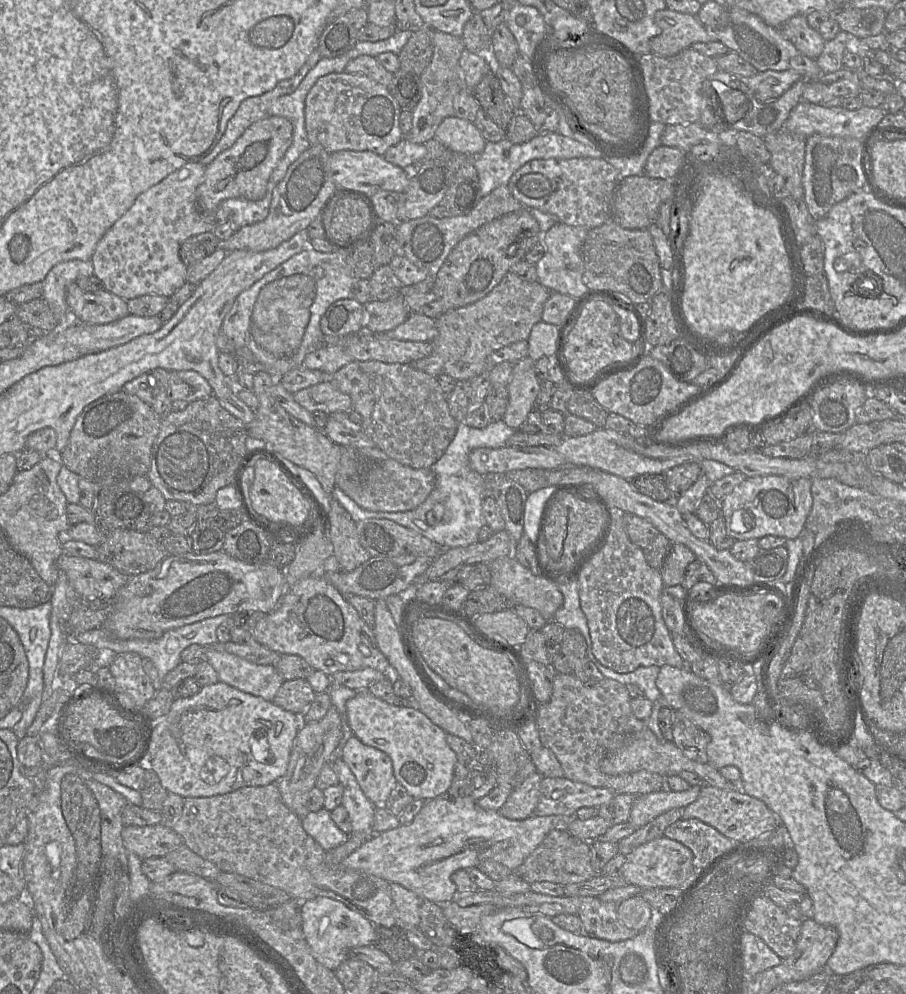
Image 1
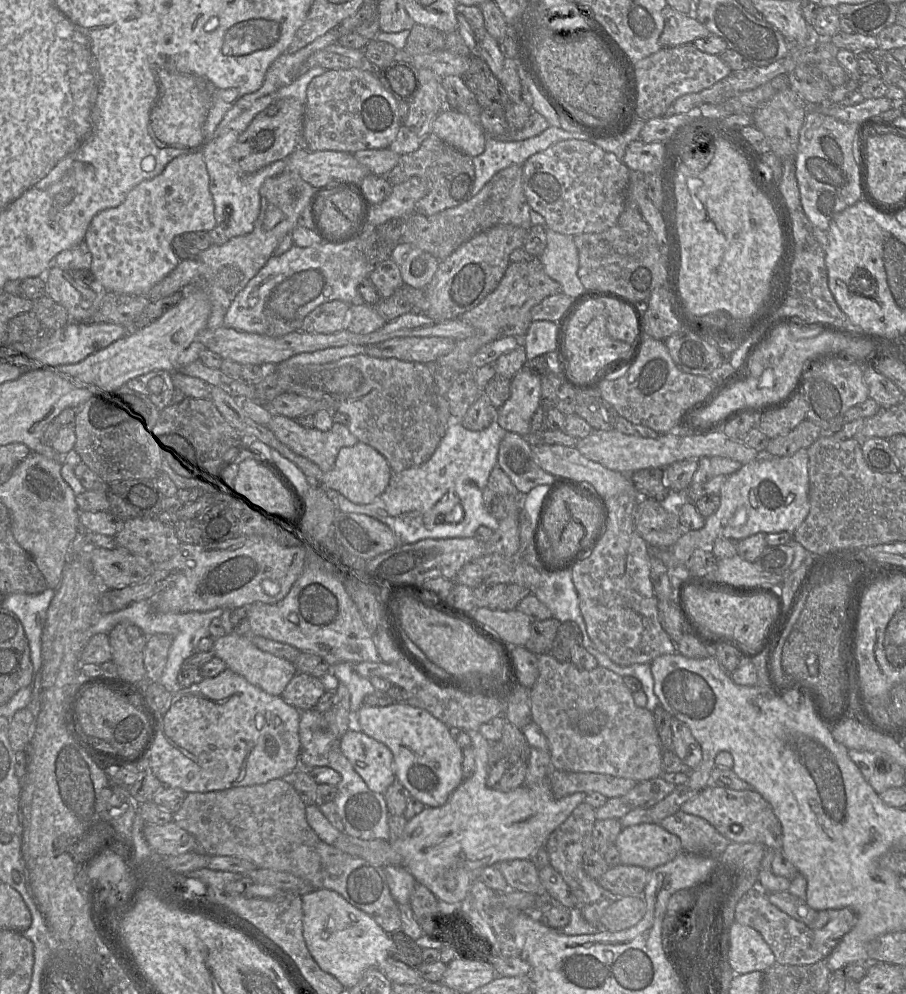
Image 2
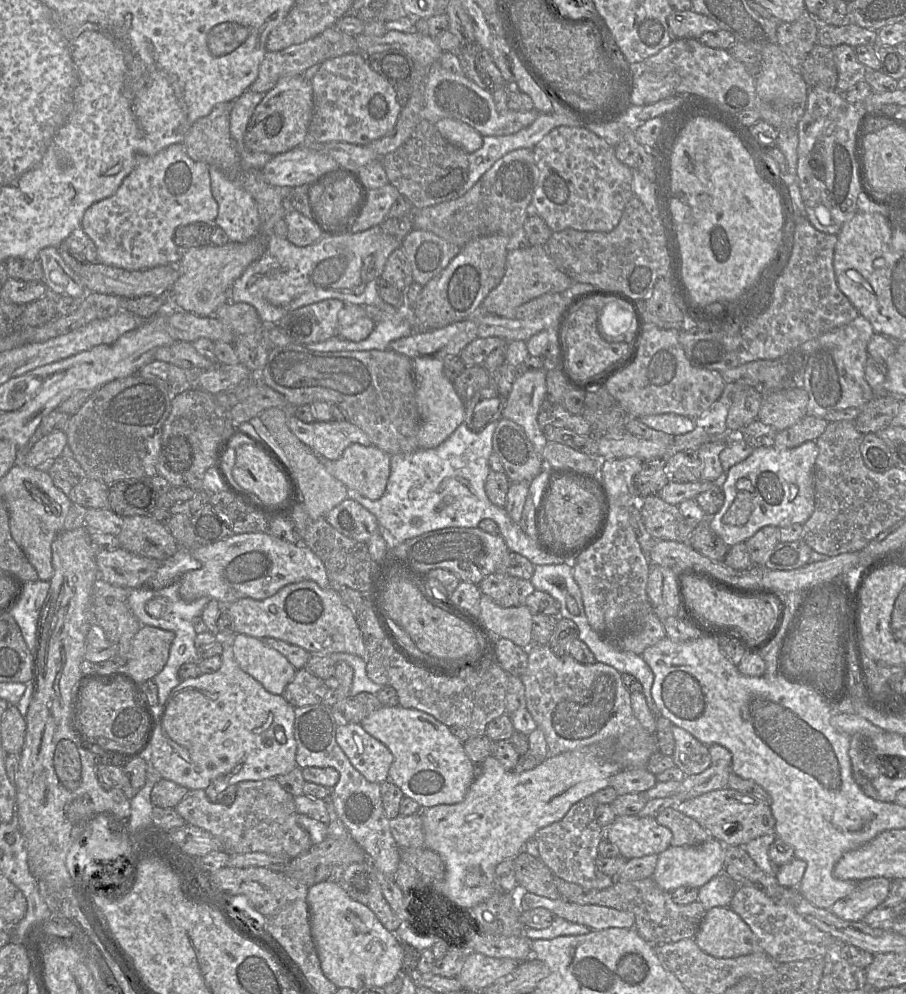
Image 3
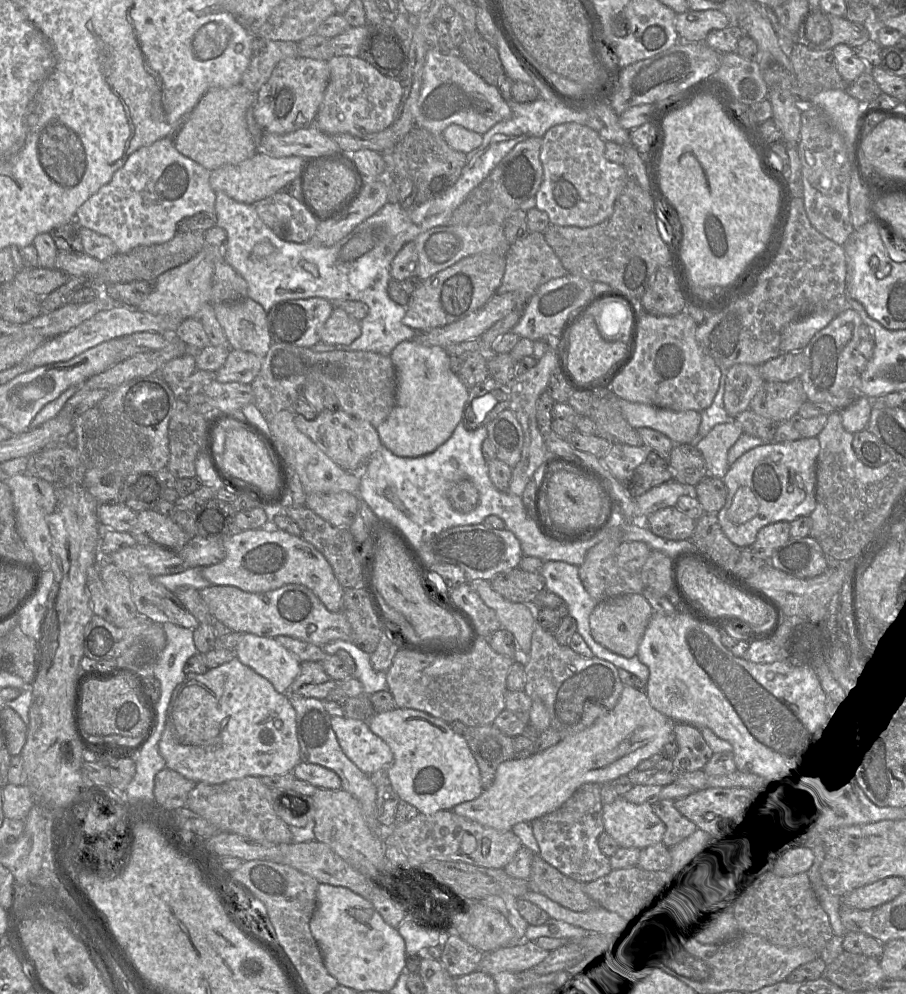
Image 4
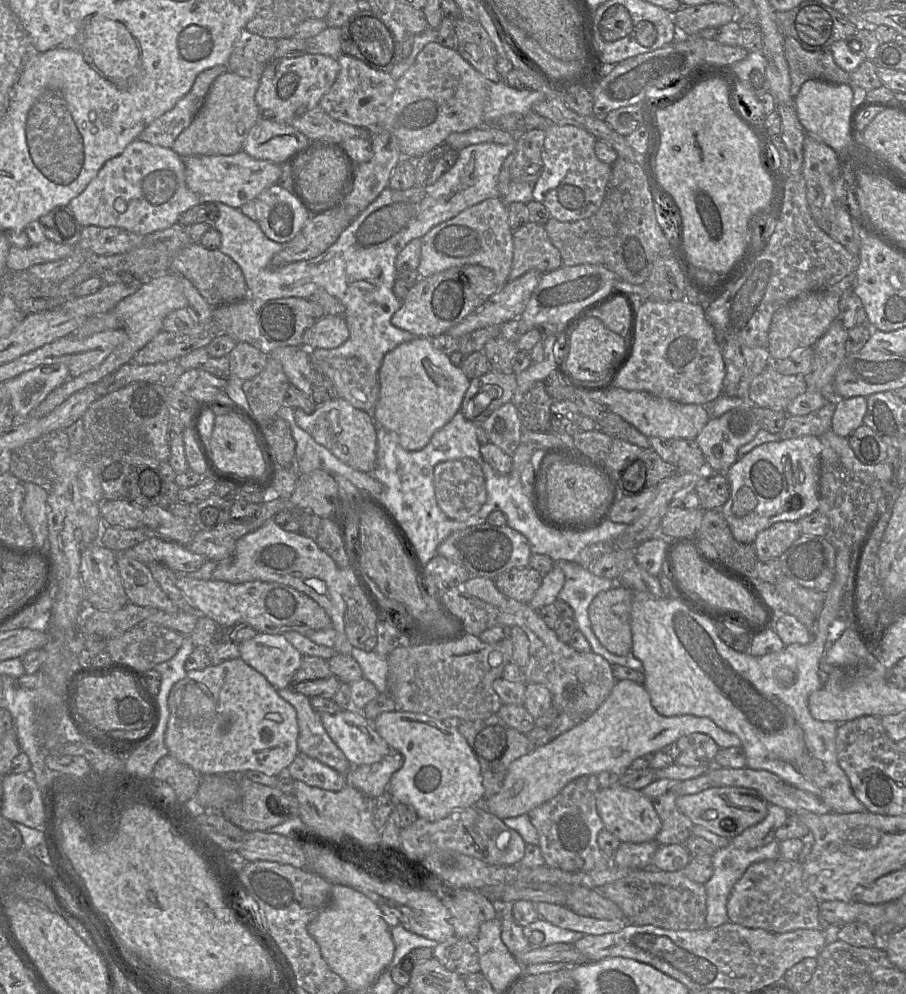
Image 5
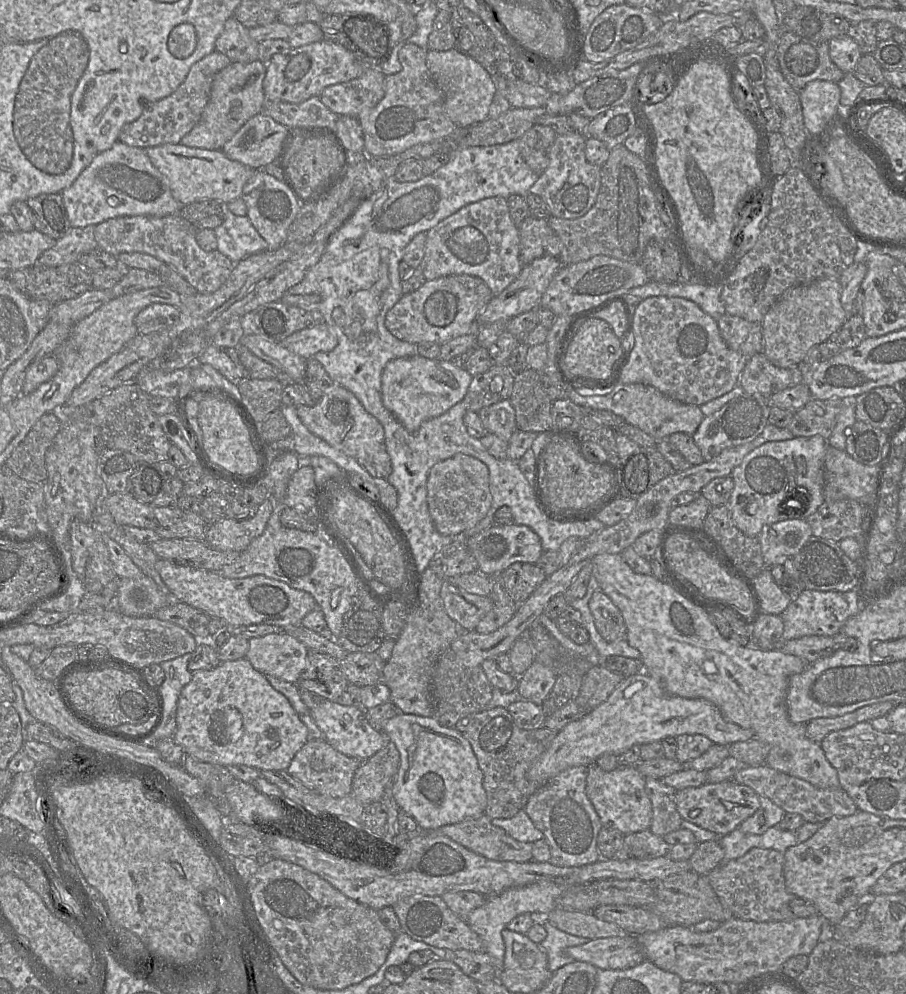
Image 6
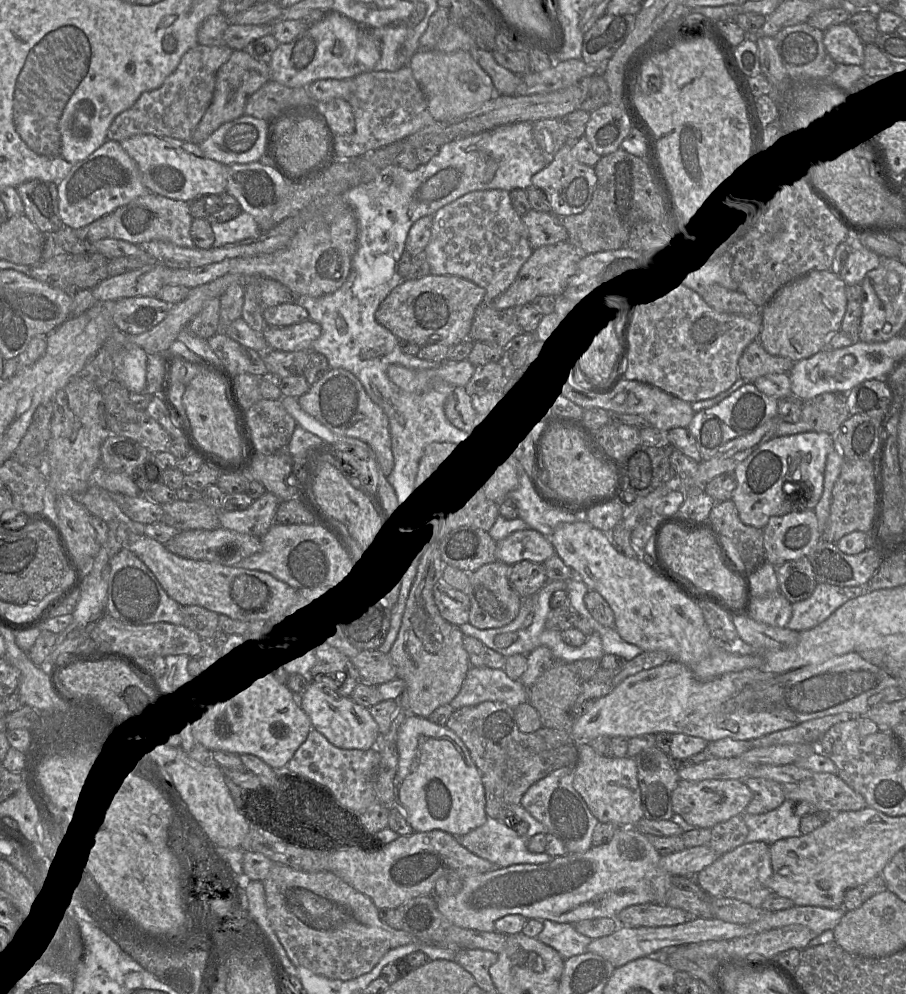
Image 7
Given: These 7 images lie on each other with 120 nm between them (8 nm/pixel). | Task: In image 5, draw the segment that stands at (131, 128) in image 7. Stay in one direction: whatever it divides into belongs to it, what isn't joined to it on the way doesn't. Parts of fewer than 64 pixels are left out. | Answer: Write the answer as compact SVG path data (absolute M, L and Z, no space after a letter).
M215 66L201 72L191 90L176 105L154 121L138 136L138 140L172 148L178 135L186 129L201 109L205 97L215 79L227 70L227 66Z

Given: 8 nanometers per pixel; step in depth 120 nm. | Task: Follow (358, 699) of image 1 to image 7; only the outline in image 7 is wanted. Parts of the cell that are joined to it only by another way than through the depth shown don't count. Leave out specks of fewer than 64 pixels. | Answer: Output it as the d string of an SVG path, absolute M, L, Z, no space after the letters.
M408 715L408 717L406 717L406 719L399 726L396 744L398 749L398 768L394 778L395 802L400 805L407 822L412 826L415 832L442 830L454 836L465 835L486 822L487 814L485 811L485 790L479 770L472 760L469 750L467 749L463 741L451 729L447 728L446 726L437 725L431 722L428 718L416 715Z

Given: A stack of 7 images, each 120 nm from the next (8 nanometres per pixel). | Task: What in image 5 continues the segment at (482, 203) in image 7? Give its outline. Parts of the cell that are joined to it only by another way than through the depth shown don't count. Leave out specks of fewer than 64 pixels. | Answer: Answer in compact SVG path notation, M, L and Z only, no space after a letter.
M490 198L471 206L457 216L433 227L421 238L421 259L417 272L422 278L466 264L478 264L493 271L497 286L508 282L513 260L513 231L508 223L507 206L499 198Z

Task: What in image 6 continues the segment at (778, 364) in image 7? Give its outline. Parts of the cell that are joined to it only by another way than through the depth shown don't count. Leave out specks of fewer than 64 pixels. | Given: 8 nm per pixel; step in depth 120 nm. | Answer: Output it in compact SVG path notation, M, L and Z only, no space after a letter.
M763 352L748 359L739 378L739 385L745 393L759 394L765 398L803 382L803 367L776 367Z

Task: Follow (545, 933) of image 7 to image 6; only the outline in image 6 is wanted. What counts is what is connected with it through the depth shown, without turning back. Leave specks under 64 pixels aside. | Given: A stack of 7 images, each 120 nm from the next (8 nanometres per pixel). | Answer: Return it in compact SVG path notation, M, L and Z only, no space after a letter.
M532 914L534 924L543 926L547 932L546 938L538 945L547 955L548 969L551 972L555 972L561 967L575 961L573 957L567 954L568 947L583 945L589 940L559 930L546 921L546 916L543 914Z

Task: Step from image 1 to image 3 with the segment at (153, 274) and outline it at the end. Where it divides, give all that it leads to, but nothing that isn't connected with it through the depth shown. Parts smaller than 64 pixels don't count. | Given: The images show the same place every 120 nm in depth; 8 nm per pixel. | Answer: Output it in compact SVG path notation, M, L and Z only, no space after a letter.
M172 144L153 156L136 156L136 165L112 196L92 204L84 213L81 228L97 248L98 262L137 271L158 266L177 265L182 249L172 240L173 230L195 222L214 224L218 204L212 196L209 166L191 159L183 144Z

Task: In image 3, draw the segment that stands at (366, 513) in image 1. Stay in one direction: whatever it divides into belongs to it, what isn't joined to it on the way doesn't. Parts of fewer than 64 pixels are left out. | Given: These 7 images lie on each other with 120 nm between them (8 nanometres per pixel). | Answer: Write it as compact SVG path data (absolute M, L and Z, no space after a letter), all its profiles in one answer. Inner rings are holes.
M493 421L481 431L472 431L463 422L436 448L418 449L410 454L392 455L386 489L378 500L370 500L356 490L348 489L348 498L359 502L377 518L381 534L388 544L388 554L401 543L425 533L450 527L475 528L478 527L480 521L490 519L498 525L499 535L504 539L510 552L524 556L535 566L564 563L563 558L549 555L541 550L537 542L523 532L519 523L510 518L506 509L494 505L486 495L485 482L490 472L489 457L493 453L492 437L496 426L497 421ZM415 517L421 520L421 525L418 527L412 524Z

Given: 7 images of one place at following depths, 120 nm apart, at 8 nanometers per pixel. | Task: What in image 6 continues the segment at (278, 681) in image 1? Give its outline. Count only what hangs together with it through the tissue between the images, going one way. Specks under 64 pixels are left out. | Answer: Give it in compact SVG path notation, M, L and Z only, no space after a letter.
M288 633L248 640L246 659L263 675L296 684L307 666L308 648Z

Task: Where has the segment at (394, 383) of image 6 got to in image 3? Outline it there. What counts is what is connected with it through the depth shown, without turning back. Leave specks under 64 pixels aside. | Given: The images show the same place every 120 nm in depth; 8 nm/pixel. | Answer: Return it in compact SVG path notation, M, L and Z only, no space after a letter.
M431 357L412 359L415 377L415 397L420 415L419 449L432 449L443 443L465 420L465 404L454 384L443 374L443 360Z

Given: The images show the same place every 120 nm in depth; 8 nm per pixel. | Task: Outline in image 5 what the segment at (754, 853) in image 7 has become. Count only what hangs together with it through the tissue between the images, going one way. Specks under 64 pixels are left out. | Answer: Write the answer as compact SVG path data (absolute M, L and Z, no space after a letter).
M773 859L754 863L747 868L731 891L727 915L734 924L771 933L786 933L798 929L823 931L819 905L819 901L803 883L802 864L797 860Z

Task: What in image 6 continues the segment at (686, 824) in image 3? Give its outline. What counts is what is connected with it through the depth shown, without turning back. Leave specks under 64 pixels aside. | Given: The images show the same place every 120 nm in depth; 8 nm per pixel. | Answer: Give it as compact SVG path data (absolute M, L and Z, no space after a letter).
M645 778L645 790L653 809L650 832L663 837L679 830L683 819L676 808L676 790L661 779L653 778Z

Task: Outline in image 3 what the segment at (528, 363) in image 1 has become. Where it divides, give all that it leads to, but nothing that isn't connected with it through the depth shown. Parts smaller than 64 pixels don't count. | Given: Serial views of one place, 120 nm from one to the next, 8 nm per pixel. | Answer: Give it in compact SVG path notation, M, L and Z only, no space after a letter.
M546 369L526 372L515 378L502 411L503 418L515 422L524 429L535 452L541 458L548 444L537 420L544 399L546 399Z

